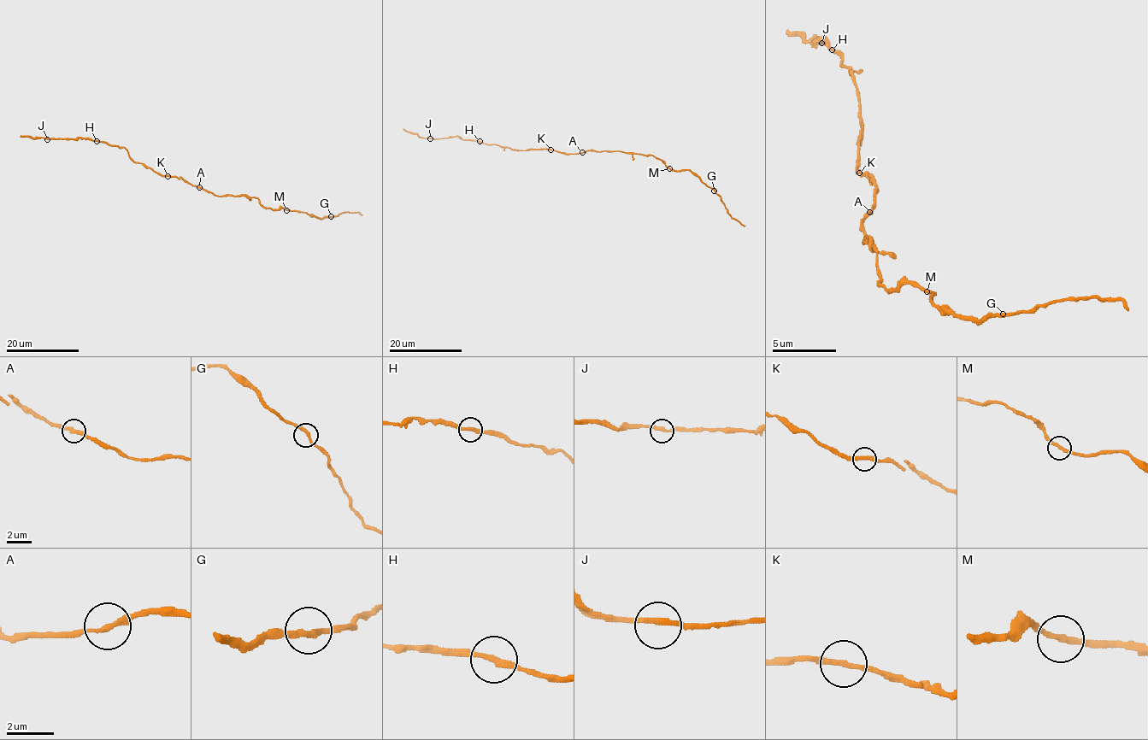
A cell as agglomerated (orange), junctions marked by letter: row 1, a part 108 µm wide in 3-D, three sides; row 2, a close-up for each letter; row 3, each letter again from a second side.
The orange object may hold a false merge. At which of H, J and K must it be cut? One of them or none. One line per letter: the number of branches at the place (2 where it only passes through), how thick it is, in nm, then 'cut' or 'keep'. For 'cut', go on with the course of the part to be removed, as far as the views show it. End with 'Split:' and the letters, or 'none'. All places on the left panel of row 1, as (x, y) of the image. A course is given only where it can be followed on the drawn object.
H: branches 2; calibre 240 nm; keep
J: branches 2; calibre 240 nm; keep
K: branches 2; calibre 260 nm; keep
Split: none

